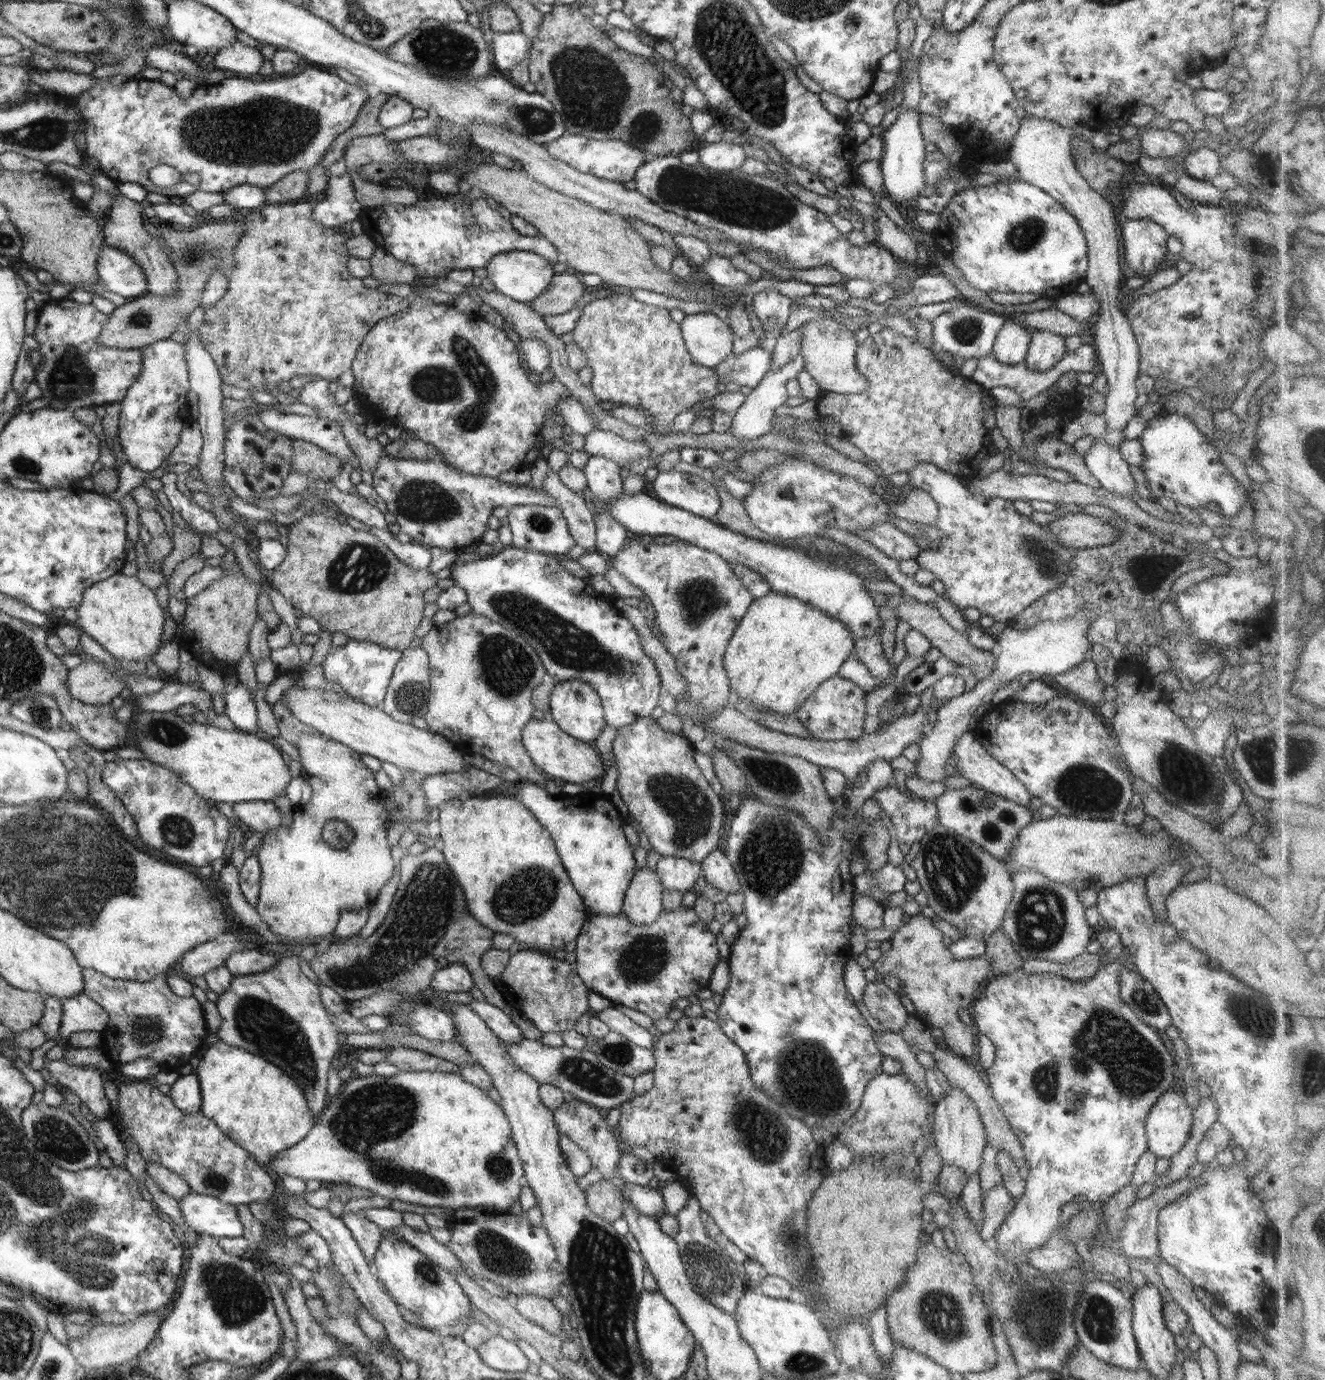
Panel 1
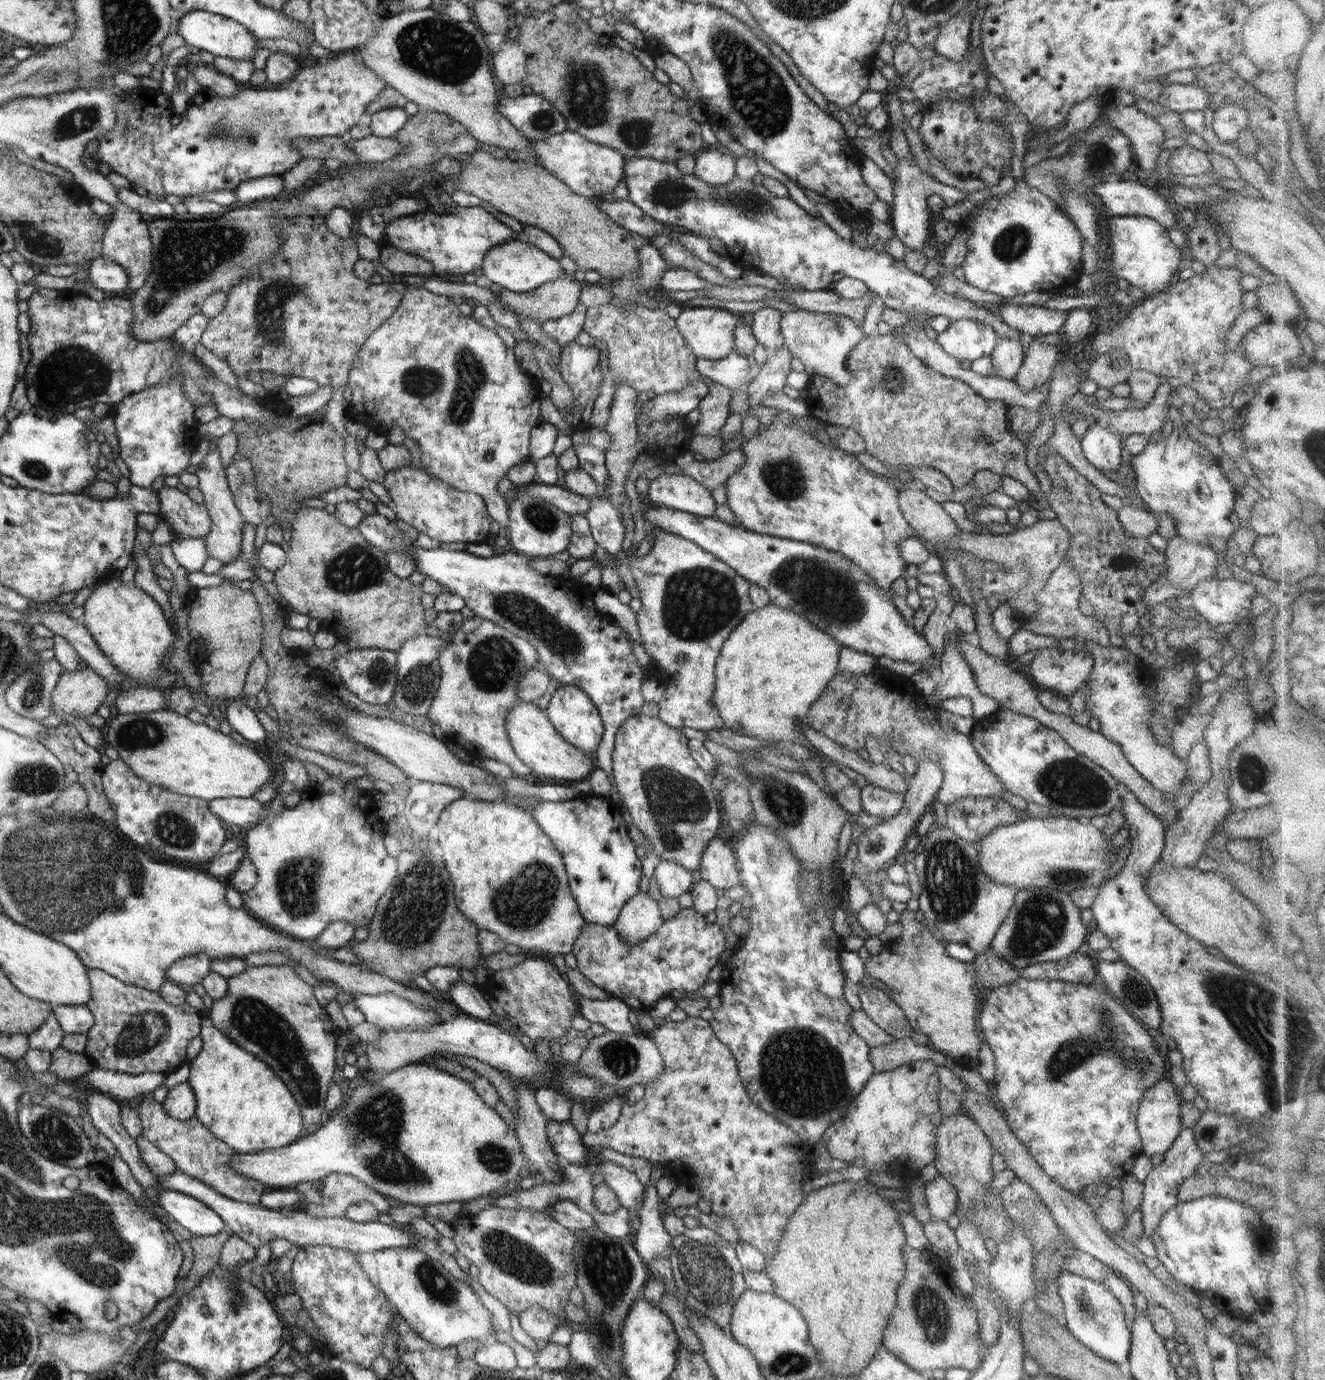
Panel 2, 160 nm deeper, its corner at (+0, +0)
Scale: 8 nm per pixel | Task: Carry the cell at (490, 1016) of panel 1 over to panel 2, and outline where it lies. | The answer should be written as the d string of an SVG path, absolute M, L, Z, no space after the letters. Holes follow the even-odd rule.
M458 980L448 992L451 1001L462 1009L462 1014L488 1022L493 1013L492 1003L480 992L479 987L472 986L464 980Z

